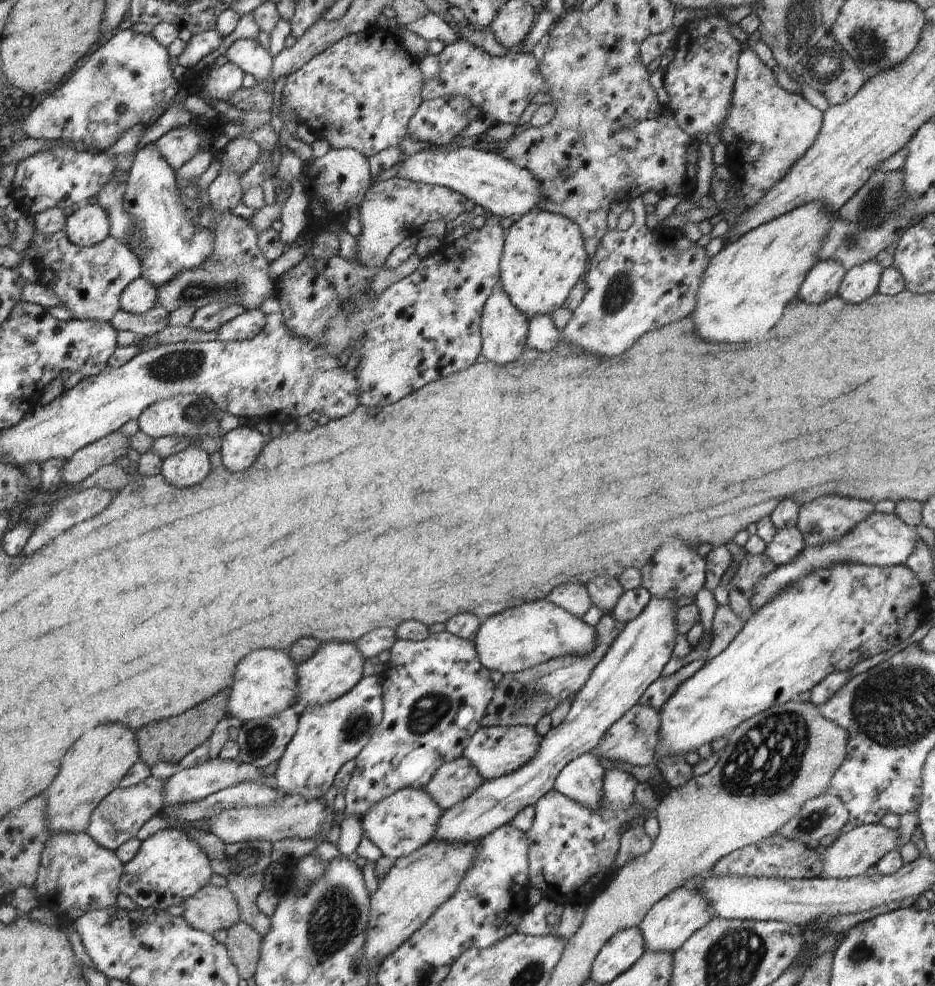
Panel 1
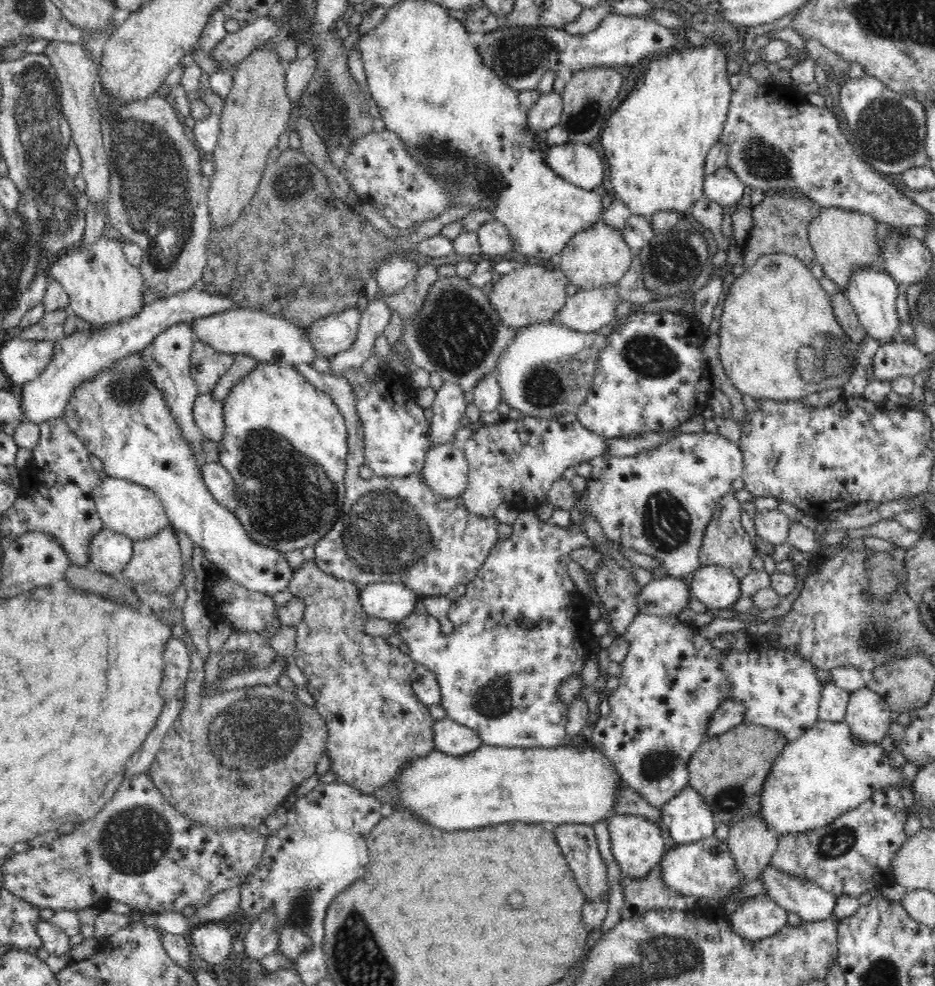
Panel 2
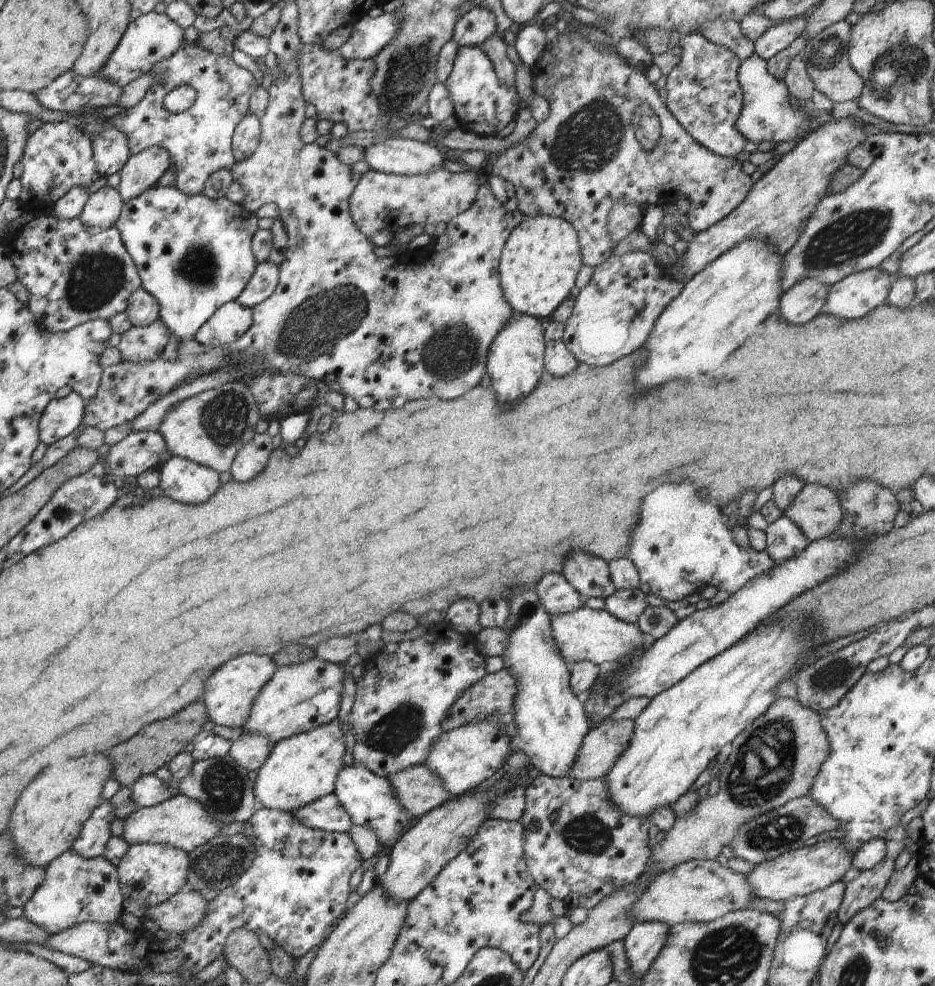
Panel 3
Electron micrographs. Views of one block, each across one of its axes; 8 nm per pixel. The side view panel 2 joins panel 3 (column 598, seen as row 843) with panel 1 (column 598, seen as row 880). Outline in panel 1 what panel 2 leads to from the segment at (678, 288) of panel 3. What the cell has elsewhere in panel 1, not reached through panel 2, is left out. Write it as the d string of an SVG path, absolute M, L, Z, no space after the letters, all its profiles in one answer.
M642 197L630 199L628 206L635 216L632 226L625 231L610 229L603 236L595 256L589 260L590 271L584 274L586 294L561 332L562 341L574 343L596 356L622 354L643 334L690 317L697 303L700 283L711 259L705 247L689 240L684 232L669 231L663 227L648 230L645 223L645 202L642 201Z

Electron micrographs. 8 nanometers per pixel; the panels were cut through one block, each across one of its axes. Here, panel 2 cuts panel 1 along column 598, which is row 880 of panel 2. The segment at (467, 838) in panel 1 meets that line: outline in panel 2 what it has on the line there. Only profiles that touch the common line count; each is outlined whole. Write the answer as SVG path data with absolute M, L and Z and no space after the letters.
M715 834L698 842L681 845L676 843L664 852L658 865L664 884L668 888L684 896L695 896L705 903L730 894L745 880L736 868L727 844Z

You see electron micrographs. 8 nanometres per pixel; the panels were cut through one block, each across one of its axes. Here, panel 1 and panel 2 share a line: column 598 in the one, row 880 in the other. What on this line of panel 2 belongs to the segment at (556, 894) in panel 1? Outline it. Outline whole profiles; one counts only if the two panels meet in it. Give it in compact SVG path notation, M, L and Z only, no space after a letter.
M889 786L886 789L877 790L866 801L862 801L860 806L836 817L834 822L824 828L808 830L808 832L787 833L781 836L776 852L771 858L771 865L788 876L799 876L814 881L824 890L836 895L836 898L844 895L860 897L865 892L877 894L880 888L895 884L891 862L894 853L906 840L905 824L909 813L900 795L900 790L896 787Z

